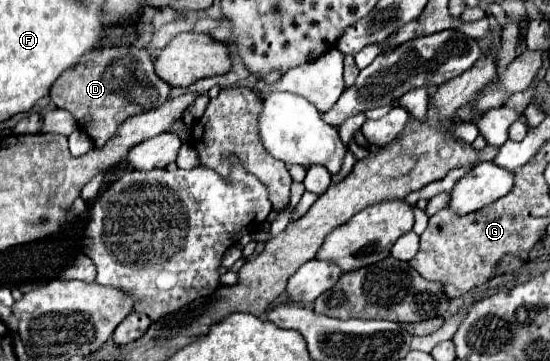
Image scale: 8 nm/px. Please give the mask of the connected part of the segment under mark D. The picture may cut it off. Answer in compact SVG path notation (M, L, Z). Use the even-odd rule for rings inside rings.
M140 46L94 50L82 56L74 68L66 70L50 90L52 102L76 118L78 126L88 132L96 148L102 148L128 116L142 114L164 104L168 94L170 84L160 80L154 72L154 56ZM118 88L132 88L132 98Z

